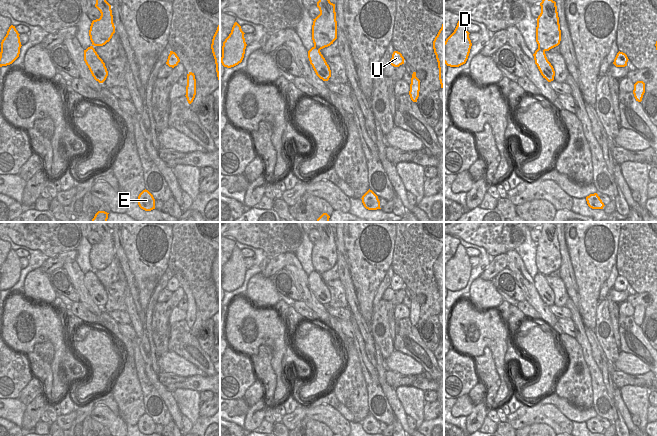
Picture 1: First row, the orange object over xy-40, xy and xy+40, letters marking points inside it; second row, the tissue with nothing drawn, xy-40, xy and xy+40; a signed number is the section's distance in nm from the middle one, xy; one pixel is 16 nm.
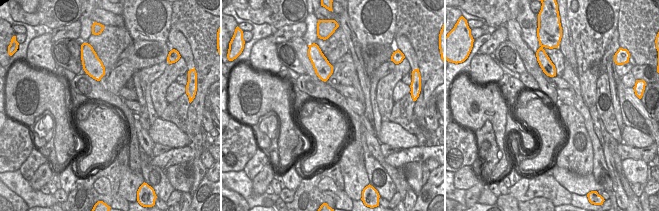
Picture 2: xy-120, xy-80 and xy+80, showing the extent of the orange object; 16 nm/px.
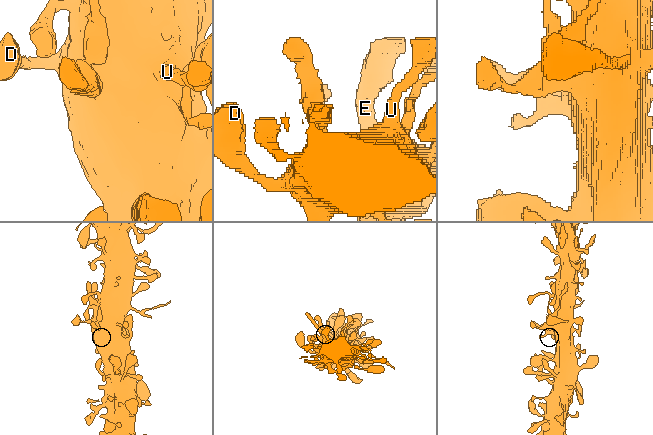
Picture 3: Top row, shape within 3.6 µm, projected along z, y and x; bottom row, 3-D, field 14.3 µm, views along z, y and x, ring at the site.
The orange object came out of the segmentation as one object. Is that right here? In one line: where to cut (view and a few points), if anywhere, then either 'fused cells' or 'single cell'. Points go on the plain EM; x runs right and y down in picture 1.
cut none; single cell

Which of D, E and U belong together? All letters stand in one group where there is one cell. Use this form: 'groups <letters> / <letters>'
groups D E U

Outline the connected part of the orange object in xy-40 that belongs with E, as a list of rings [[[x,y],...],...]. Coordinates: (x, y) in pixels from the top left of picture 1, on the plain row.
[[[143,414],[138,420],[138,429],[145,435],[151,435],[155,433],[155,423],[148,414]]]

